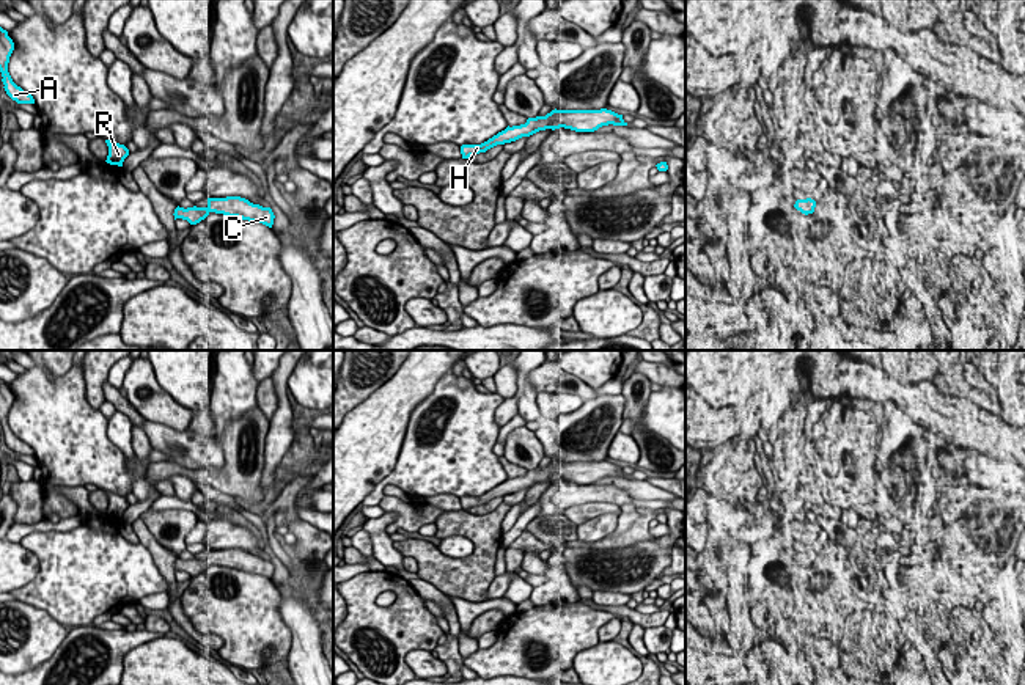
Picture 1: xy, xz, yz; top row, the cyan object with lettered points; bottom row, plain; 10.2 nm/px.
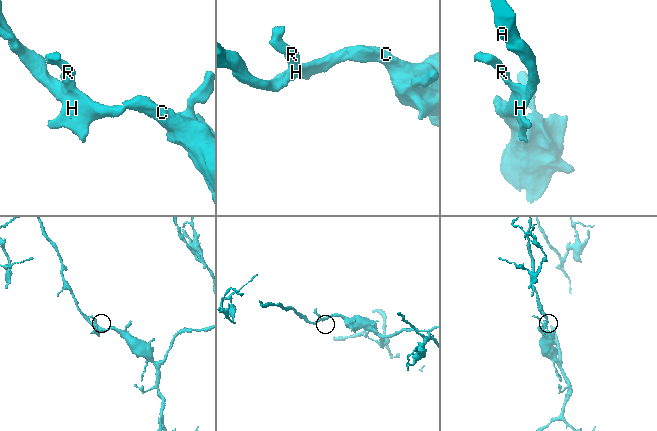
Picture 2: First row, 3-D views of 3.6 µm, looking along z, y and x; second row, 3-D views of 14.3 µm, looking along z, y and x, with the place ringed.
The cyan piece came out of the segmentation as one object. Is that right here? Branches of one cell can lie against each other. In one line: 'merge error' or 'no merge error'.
no merge error

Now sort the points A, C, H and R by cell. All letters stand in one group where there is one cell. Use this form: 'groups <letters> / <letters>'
groups A C H R

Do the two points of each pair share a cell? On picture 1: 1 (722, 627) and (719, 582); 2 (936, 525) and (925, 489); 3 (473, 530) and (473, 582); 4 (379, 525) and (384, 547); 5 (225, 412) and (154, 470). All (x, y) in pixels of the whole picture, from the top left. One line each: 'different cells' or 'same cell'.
1: different cells
2: different cells
3: same cell
4: same cell
5: different cells

